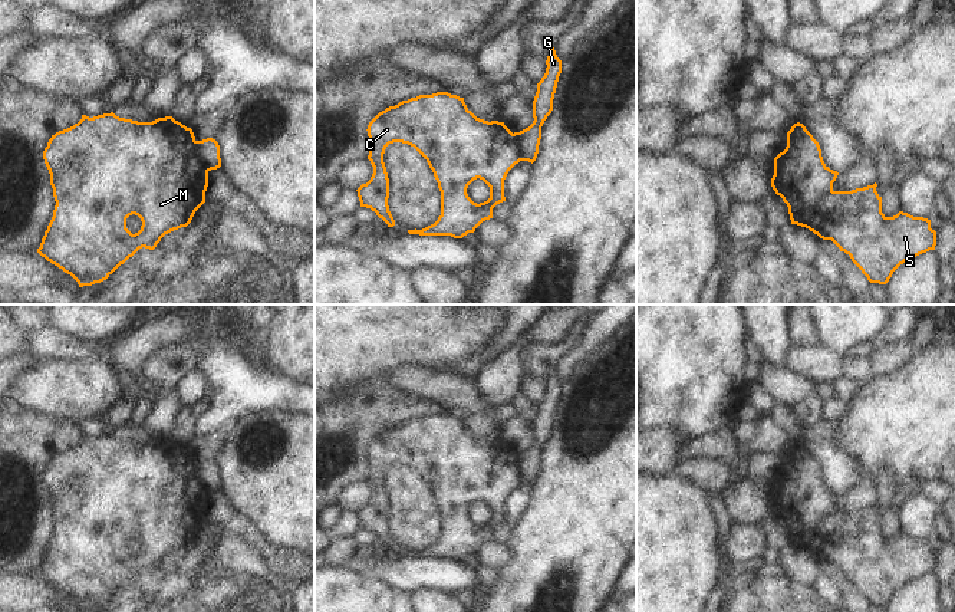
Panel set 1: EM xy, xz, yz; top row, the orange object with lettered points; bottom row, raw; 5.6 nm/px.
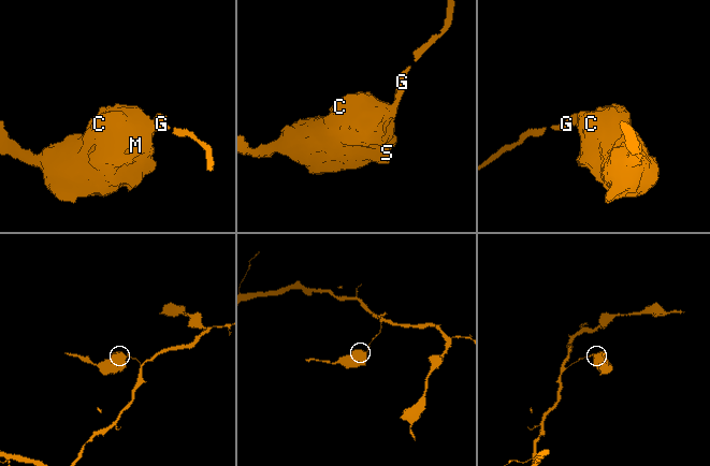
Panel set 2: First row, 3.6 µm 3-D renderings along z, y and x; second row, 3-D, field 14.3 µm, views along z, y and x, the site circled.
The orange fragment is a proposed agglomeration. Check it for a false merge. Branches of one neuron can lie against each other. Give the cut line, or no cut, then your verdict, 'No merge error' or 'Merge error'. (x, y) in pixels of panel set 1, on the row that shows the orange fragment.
Split along xy (194, 140), (191, 147), (196, 158), (208, 170). Merge error

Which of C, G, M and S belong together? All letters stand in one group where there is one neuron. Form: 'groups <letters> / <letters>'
groups C M S / G

